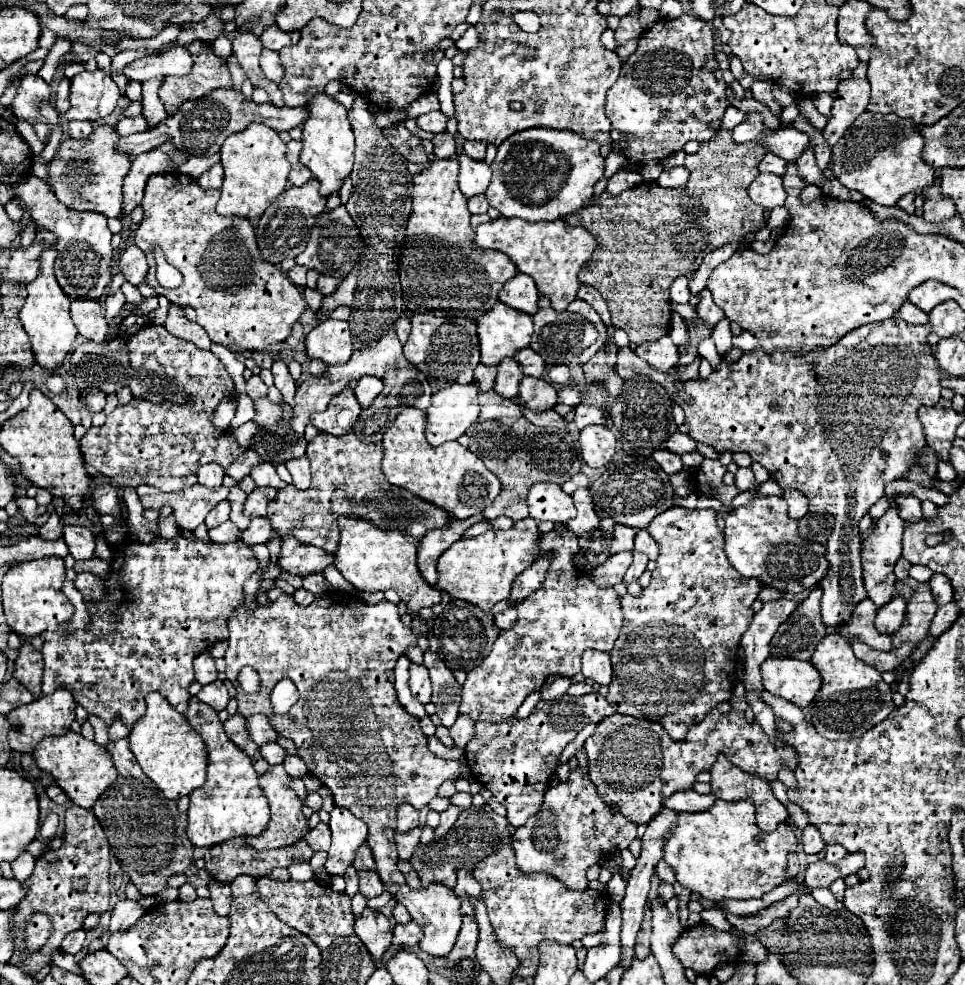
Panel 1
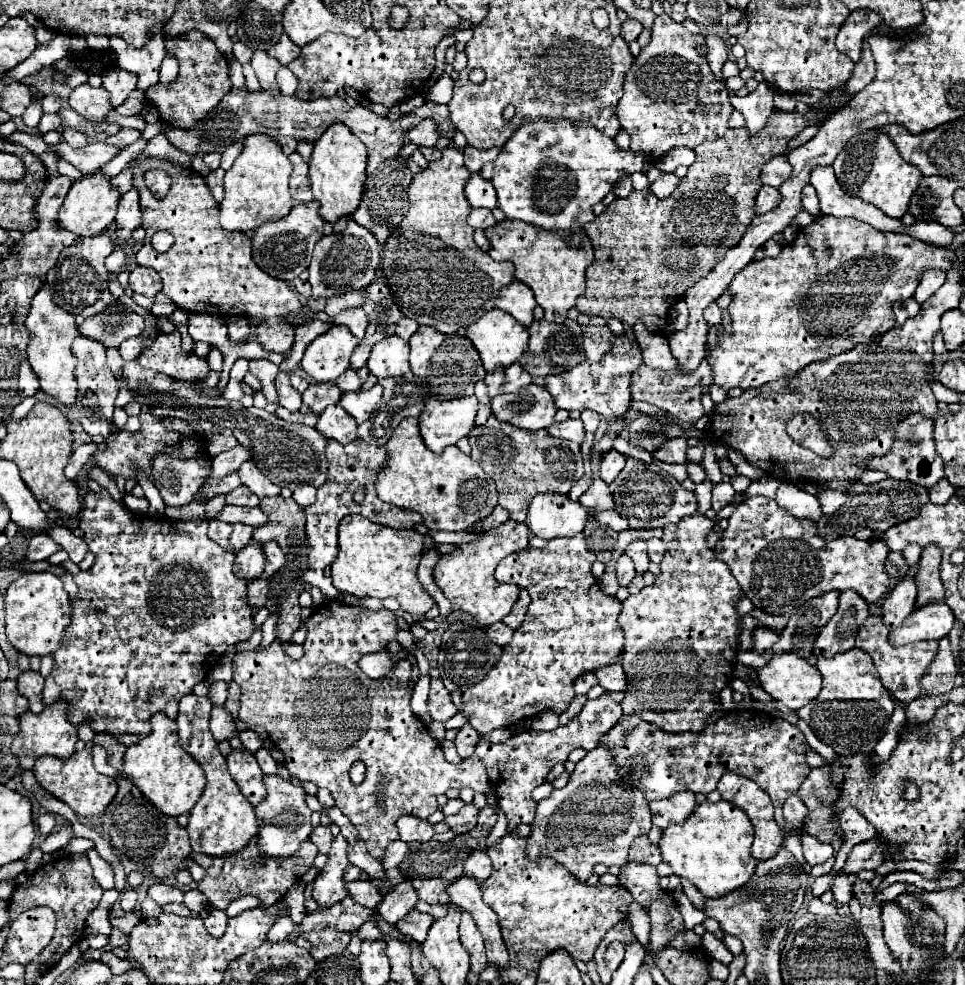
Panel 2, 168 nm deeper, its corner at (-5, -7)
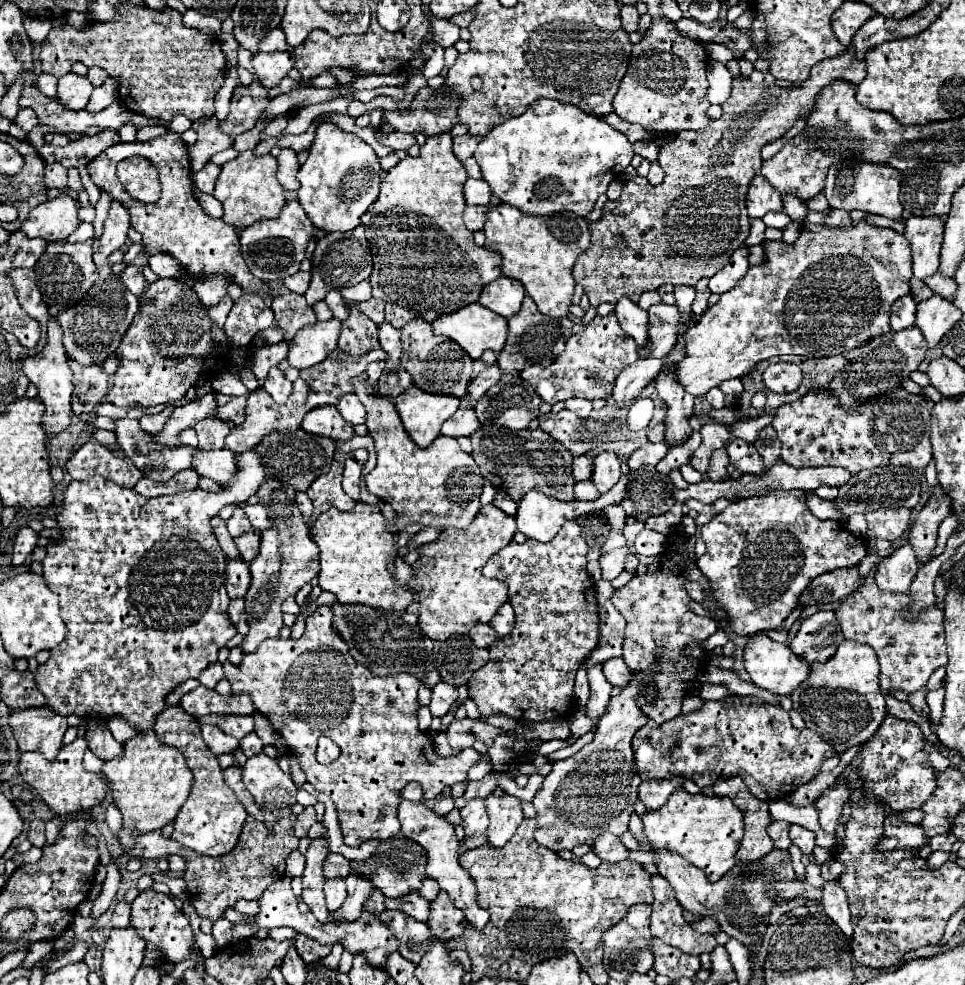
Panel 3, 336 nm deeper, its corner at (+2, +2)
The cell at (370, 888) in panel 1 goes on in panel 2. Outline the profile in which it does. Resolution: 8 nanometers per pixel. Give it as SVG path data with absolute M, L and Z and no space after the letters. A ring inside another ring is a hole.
M357 880L347 884L347 892L353 896L353 900L367 908L377 908L383 902L383 894L371 880Z

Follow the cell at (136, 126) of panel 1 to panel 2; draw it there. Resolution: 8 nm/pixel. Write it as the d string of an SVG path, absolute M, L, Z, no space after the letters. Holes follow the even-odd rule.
M121 128L117 134L109 136L107 142L109 142L109 144L115 144L115 146L119 146L119 148L125 148L125 146L137 142L139 138L141 138L141 132L139 132L139 130L135 130L135 128Z

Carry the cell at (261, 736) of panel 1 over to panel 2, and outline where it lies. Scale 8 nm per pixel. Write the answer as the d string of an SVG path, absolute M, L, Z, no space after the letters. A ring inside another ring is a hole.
M243 730L243 732L239 734L239 738L241 738L241 742L243 742L243 748L249 750L249 752L257 752L257 750L261 750L261 748L265 746L265 740L263 740L261 734L257 734L255 730Z

